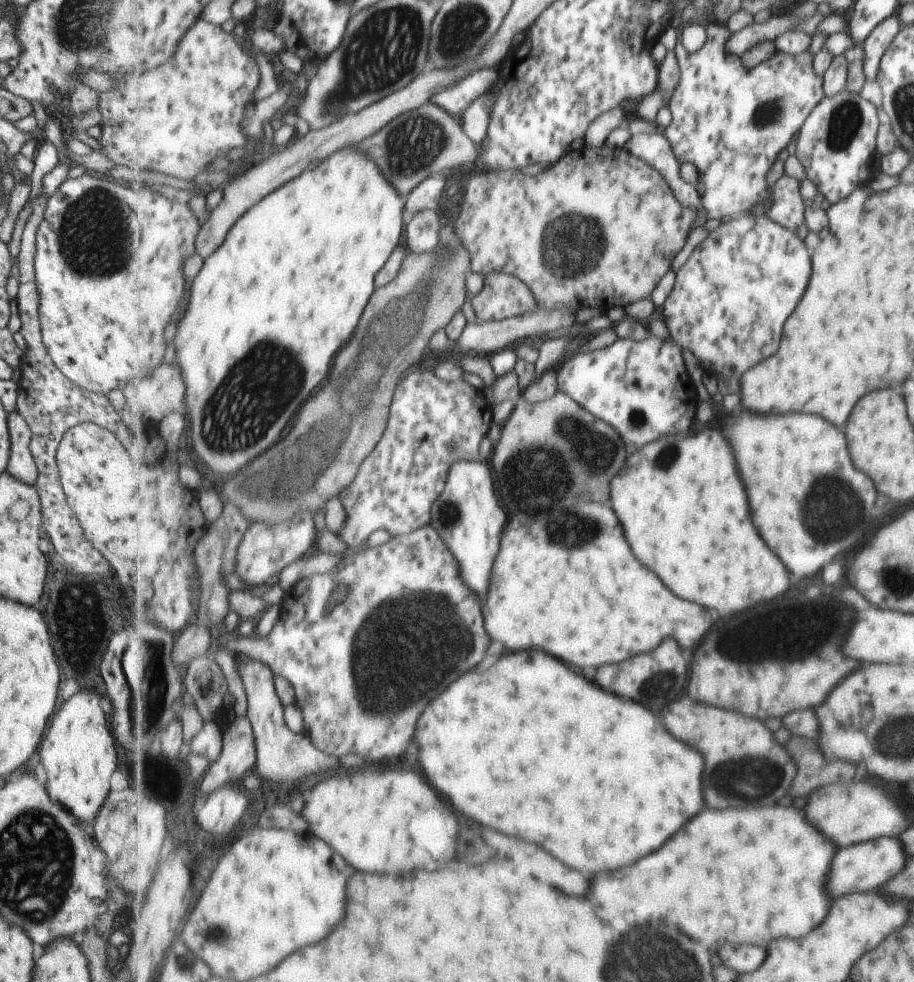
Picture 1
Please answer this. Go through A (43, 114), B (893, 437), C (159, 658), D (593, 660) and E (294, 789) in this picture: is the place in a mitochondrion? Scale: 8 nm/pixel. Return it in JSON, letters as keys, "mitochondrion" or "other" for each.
{"A":"other","B":"other","C":"mitochondrion","D":"other","E":"other"}

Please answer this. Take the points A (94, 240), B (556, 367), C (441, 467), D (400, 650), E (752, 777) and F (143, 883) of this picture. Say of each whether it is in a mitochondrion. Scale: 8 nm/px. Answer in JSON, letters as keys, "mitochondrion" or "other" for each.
{"A":"mitochondrion","B":"other","C":"other","D":"mitochondrion","E":"mitochondrion","F":"other"}

